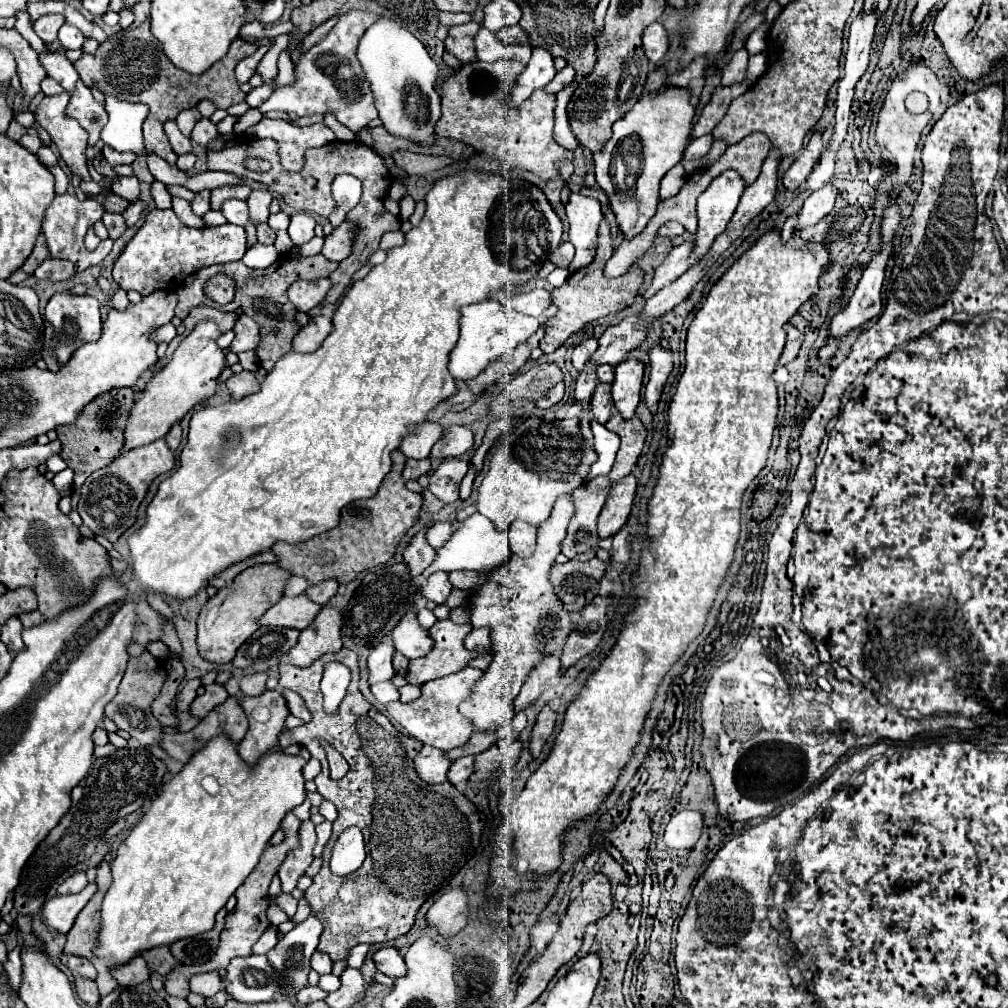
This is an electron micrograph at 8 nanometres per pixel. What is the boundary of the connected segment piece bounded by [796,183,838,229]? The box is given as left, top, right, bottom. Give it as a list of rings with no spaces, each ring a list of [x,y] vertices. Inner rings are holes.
[[[826,183],[824,187],[812,191],[800,209],[796,229],[804,229],[808,225],[814,225],[822,217],[826,217],[834,207],[836,197],[838,197],[838,189],[832,183]]]

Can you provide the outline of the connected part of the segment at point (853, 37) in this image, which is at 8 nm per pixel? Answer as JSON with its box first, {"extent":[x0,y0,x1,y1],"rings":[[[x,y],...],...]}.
{"extent":[830,17,876,151],"rings":[[[858,17],[850,25],[844,77],[838,81],[836,125],[834,125],[834,135],[832,135],[832,141],[830,141],[830,149],[832,151],[838,151],[838,147],[842,145],[842,141],[846,137],[854,85],[858,83],[858,79],[868,69],[868,57],[870,57],[870,45],[872,45],[872,37],[874,37],[874,27],[876,27],[876,19],[874,17]]]}

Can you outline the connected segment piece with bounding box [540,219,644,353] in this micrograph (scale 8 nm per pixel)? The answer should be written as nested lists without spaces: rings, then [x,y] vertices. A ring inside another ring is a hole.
[[[602,219],[600,231],[598,231],[598,249],[596,249],[596,257],[594,257],[592,265],[586,265],[584,269],[570,273],[566,283],[560,289],[552,291],[552,301],[554,301],[554,305],[558,305],[558,313],[546,321],[546,335],[540,341],[542,353],[556,351],[570,335],[578,333],[586,323],[592,323],[600,317],[622,311],[634,303],[634,297],[644,281],[644,271],[638,265],[632,265],[632,269],[628,269],[628,273],[624,273],[622,277],[606,279],[604,265],[612,257],[612,253],[614,253],[614,247],[612,247],[610,223],[606,219]]]

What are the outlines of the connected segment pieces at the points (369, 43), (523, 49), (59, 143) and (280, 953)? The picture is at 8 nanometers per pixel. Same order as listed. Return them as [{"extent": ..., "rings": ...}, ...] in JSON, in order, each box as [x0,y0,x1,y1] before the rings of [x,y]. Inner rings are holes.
[{"extent":[356,15,440,145],"rings":[[[378,15],[376,23],[360,37],[356,57],[370,83],[382,125],[392,135],[430,145],[434,139],[434,125],[440,117],[440,97],[434,91],[438,67],[426,47],[404,27],[396,25],[396,21]],[[424,127],[432,127],[432,131]]]},{"extent":[474,25,530,65],"rings":[[[484,25],[480,27],[480,31],[474,37],[474,45],[476,45],[476,53],[480,61],[498,61],[498,59],[514,59],[520,61],[522,65],[528,65],[530,61],[530,47],[528,45],[504,45],[490,29],[486,29]]]},{"extent":[36,91,90,181],"rings":[[[66,91],[54,97],[44,97],[36,111],[36,123],[48,131],[68,169],[82,181],[90,181],[86,167],[88,133],[86,129],[80,129],[80,123],[76,119],[66,115],[68,101],[70,95]]]},{"extent":[268,913,324,997],"rings":[[[310,913],[306,921],[298,923],[284,939],[278,941],[274,949],[268,951],[268,959],[272,967],[282,973],[288,987],[284,993],[288,997],[296,995],[298,989],[306,985],[306,975],[310,969],[310,957],[318,947],[320,933],[324,931],[324,923],[316,913]]]}]

